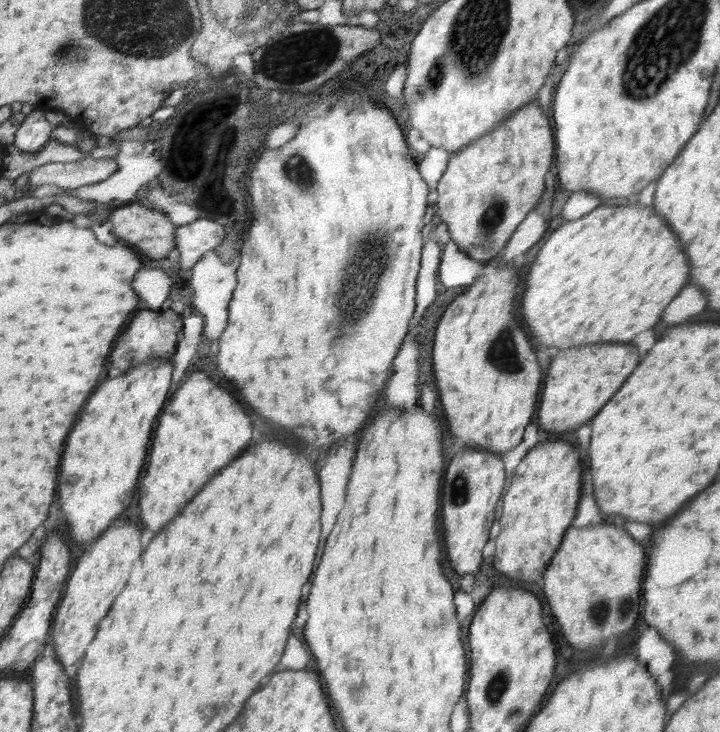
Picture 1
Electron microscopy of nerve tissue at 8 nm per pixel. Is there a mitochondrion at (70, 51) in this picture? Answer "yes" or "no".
yes

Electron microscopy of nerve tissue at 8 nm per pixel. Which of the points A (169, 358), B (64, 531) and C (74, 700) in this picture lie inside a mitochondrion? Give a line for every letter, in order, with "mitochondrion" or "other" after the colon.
A: other
B: other
C: other

